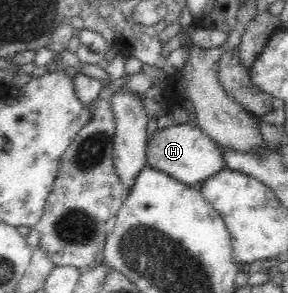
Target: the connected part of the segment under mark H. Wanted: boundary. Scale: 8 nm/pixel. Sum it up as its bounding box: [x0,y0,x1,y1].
[145,122,225,189]

